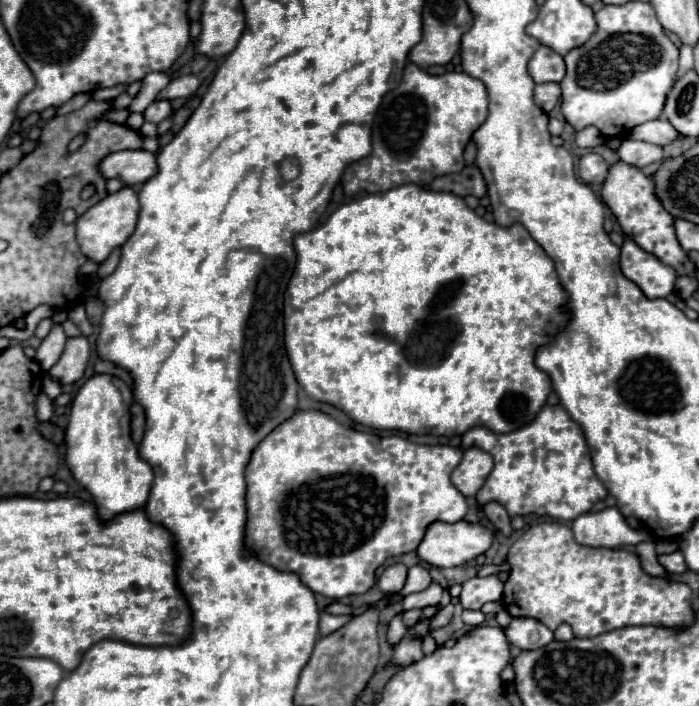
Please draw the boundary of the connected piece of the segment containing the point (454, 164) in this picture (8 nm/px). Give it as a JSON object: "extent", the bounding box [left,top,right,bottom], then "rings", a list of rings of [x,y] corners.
{"extent":[342,64,488,198],"rings":[[[406,64],[402,82],[398,88],[388,92],[376,112],[372,124],[372,154],[350,164],[342,176],[342,188],[348,198],[362,194],[376,194],[390,190],[400,184],[418,184],[426,188],[434,178],[444,174],[454,174],[464,168],[462,152],[472,138],[472,132],[488,116],[488,94],[486,86],[464,72],[446,72],[442,76],[430,76],[416,64]]]}

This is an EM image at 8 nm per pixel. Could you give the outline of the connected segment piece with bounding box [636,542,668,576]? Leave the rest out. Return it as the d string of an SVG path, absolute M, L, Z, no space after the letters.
M642 542L636 546L636 552L642 560L642 568L646 568L646 572L650 572L652 576L668 576L666 570L658 564L656 560L656 550L654 550L654 544L652 542Z

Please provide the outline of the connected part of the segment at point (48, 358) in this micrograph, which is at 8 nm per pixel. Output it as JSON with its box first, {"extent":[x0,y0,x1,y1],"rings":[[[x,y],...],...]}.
{"extent":[36,312,66,370],"rings":[[[54,312],[54,328],[52,328],[52,332],[42,340],[42,344],[38,346],[38,350],[36,350],[36,362],[42,366],[42,370],[50,370],[56,362],[58,362],[58,358],[60,358],[60,354],[62,354],[62,350],[64,350],[64,344],[66,344],[66,334],[62,332],[62,328],[60,328],[60,322],[66,318],[66,312]]]}

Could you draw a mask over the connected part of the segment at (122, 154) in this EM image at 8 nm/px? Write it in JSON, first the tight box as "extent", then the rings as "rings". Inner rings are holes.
{"extent":[98,150,156,186],"rings":[[[120,150],[100,160],[98,172],[104,178],[118,178],[126,186],[142,184],[156,174],[156,156],[146,150]]]}

